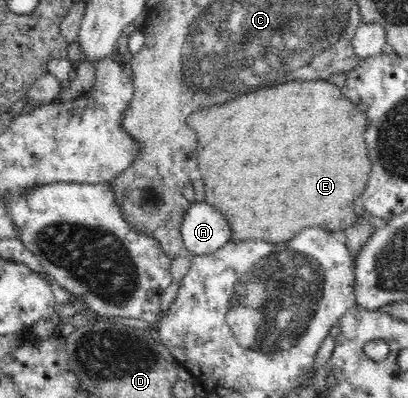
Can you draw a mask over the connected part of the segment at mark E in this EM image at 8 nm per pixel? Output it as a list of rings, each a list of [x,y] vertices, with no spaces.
[[[324,79],[300,80],[300,82],[284,82],[280,86],[274,88],[266,88],[266,90],[258,90],[252,94],[244,94],[236,100],[230,100],[222,106],[212,106],[212,108],[201,109],[194,115],[188,117],[187,125],[197,134],[197,160],[198,168],[202,172],[202,180],[204,180],[205,202],[214,204],[216,210],[220,210],[224,214],[224,218],[228,220],[230,228],[232,228],[231,240],[234,242],[264,240],[264,242],[286,242],[290,238],[294,238],[294,234],[298,234],[302,228],[306,226],[322,226],[324,230],[338,231],[348,229],[354,224],[358,218],[354,213],[354,200],[361,196],[369,179],[371,171],[371,160],[369,152],[366,150],[366,143],[362,134],[368,126],[368,117],[362,107],[356,106],[342,96],[342,90],[338,86],[324,81]]]

